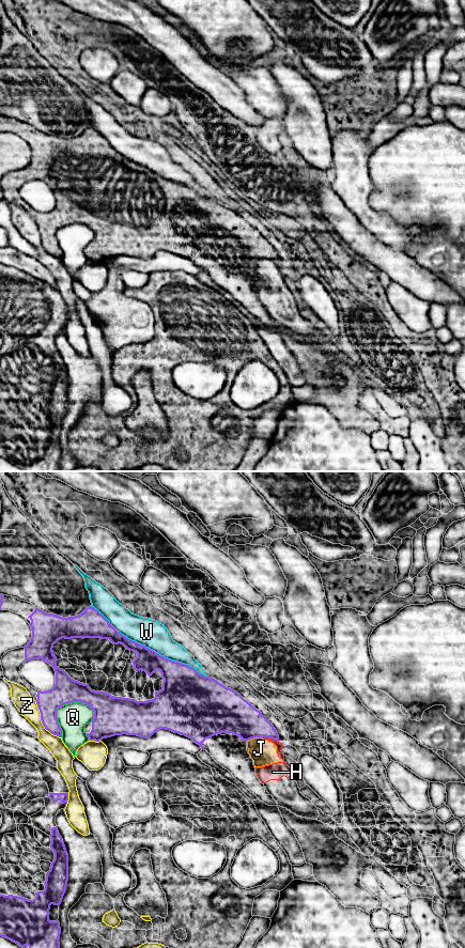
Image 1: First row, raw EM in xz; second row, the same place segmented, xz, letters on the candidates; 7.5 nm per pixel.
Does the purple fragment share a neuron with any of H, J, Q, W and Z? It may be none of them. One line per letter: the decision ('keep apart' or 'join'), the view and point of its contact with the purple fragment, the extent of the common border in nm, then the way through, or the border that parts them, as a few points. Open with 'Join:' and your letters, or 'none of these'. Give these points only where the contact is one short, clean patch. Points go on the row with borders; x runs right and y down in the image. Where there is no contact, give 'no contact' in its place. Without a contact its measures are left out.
Join: none of these
H: keep apart; contact xz (270, 737); length 130 nm; border xz (262, 737), (272, 737), (278, 741)
J: keep apart; contact xz (253, 737); length 130 nm
Q: keep apart; contact xz (59, 706); length 320 nm
W: keep apart; contact xz (148, 648); length 1000 nm
Z: keep apart; contact xz (42, 723); length 340 nm

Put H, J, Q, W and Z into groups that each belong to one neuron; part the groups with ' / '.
H J / Q / W / Z

